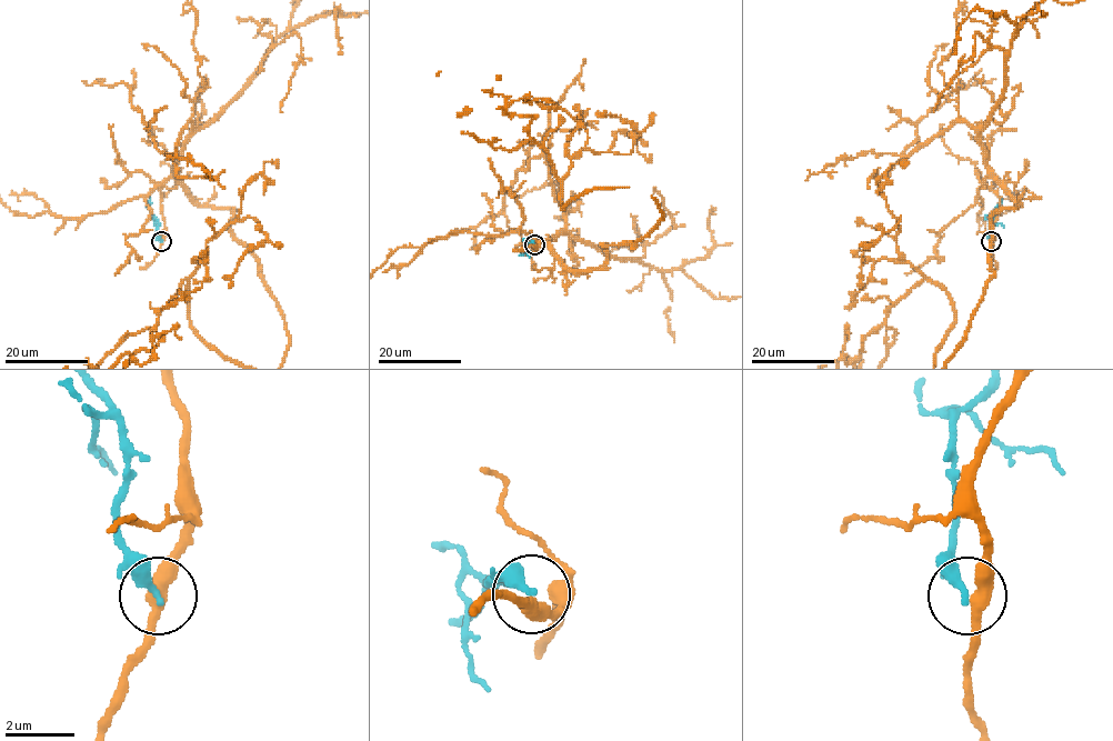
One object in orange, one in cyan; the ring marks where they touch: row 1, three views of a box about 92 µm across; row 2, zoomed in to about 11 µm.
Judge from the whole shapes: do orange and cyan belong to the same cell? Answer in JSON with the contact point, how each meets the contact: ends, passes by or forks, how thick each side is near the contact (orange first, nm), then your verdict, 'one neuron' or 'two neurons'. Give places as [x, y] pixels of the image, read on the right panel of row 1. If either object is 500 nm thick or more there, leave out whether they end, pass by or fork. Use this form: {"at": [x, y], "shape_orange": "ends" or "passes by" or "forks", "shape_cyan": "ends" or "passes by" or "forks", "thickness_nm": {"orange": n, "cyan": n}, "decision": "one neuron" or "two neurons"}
{"at": [991, 241], "shape_orange": "passes by", "shape_cyan": "ends", "thickness_nm": {"orange": 380, "cyan": 280}, "decision": "two neurons"}

